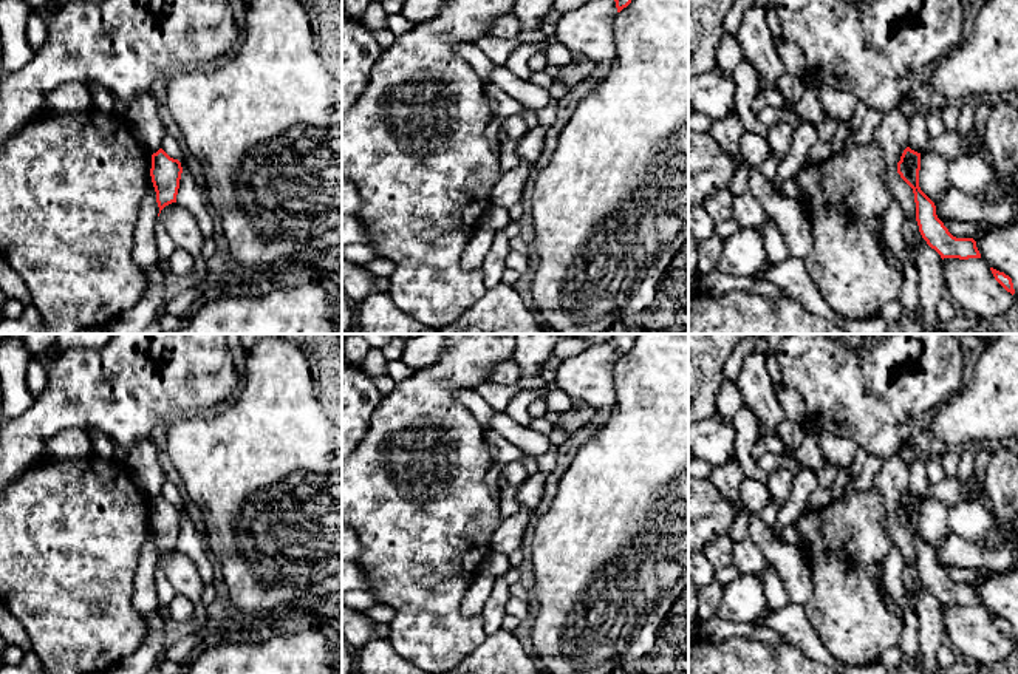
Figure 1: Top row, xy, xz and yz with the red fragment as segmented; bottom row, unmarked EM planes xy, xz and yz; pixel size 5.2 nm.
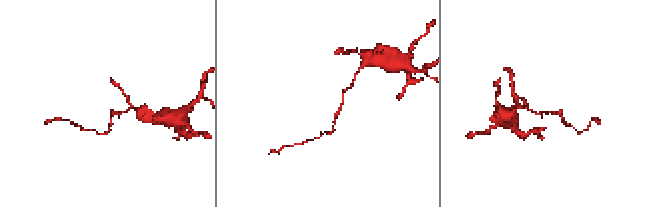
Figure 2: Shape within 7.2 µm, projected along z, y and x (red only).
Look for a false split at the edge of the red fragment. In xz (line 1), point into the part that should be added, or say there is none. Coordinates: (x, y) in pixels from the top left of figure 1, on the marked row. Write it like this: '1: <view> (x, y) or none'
1: none

